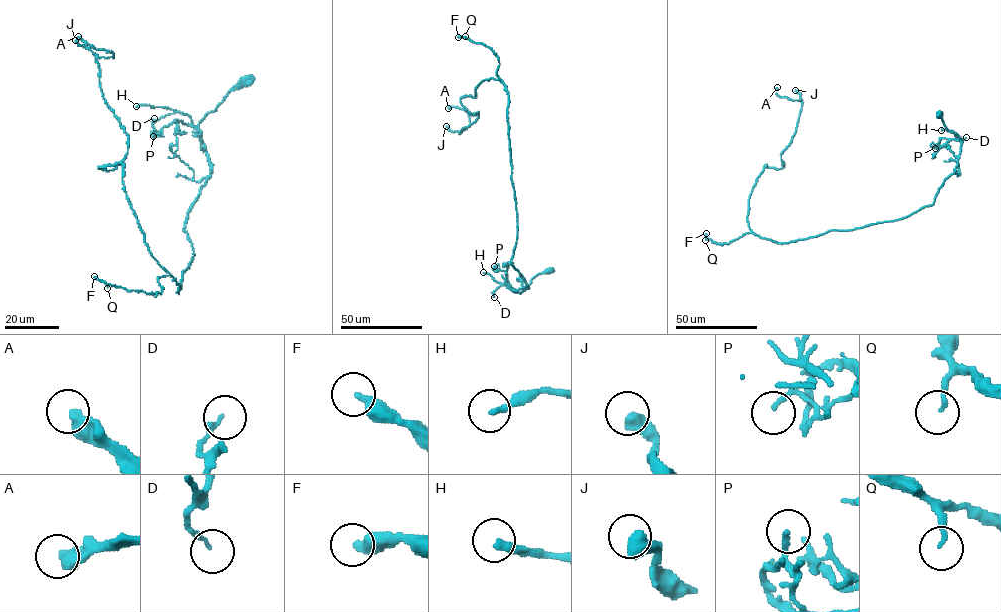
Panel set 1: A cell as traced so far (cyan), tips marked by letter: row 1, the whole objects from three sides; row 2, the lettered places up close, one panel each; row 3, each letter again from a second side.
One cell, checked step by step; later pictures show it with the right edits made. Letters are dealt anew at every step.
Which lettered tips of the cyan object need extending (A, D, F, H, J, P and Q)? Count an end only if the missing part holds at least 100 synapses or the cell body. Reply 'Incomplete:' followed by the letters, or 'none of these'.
Incomplete: F

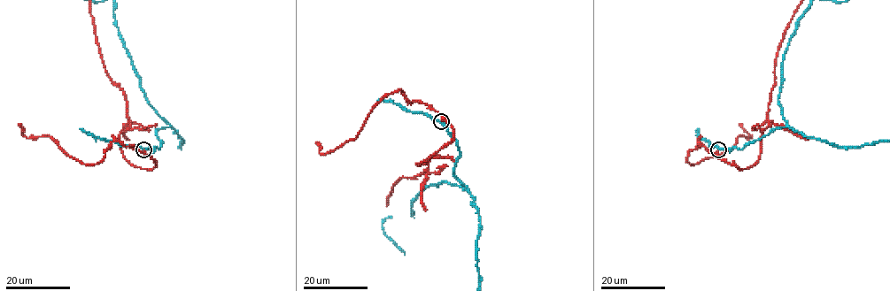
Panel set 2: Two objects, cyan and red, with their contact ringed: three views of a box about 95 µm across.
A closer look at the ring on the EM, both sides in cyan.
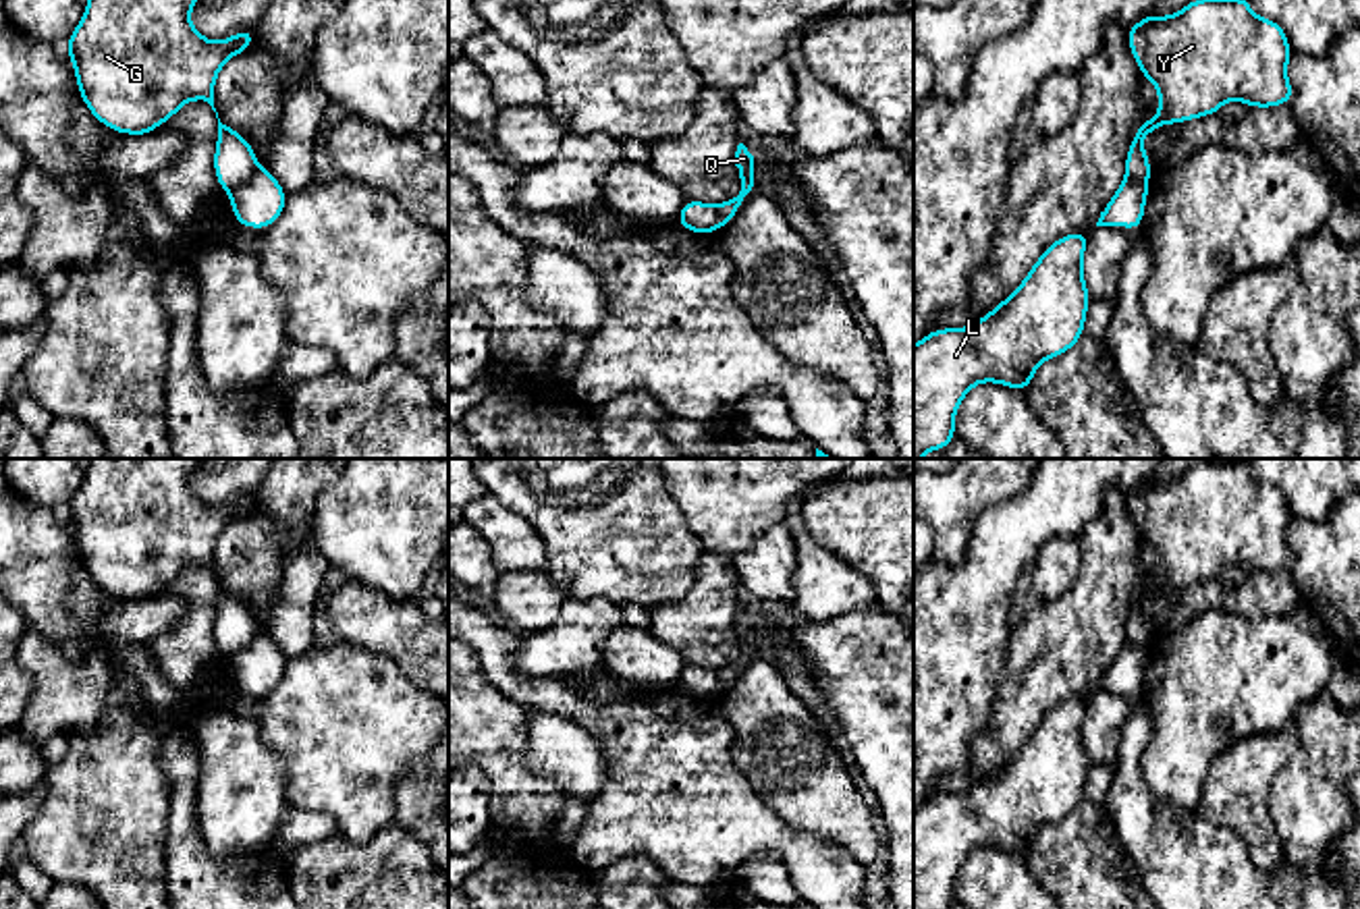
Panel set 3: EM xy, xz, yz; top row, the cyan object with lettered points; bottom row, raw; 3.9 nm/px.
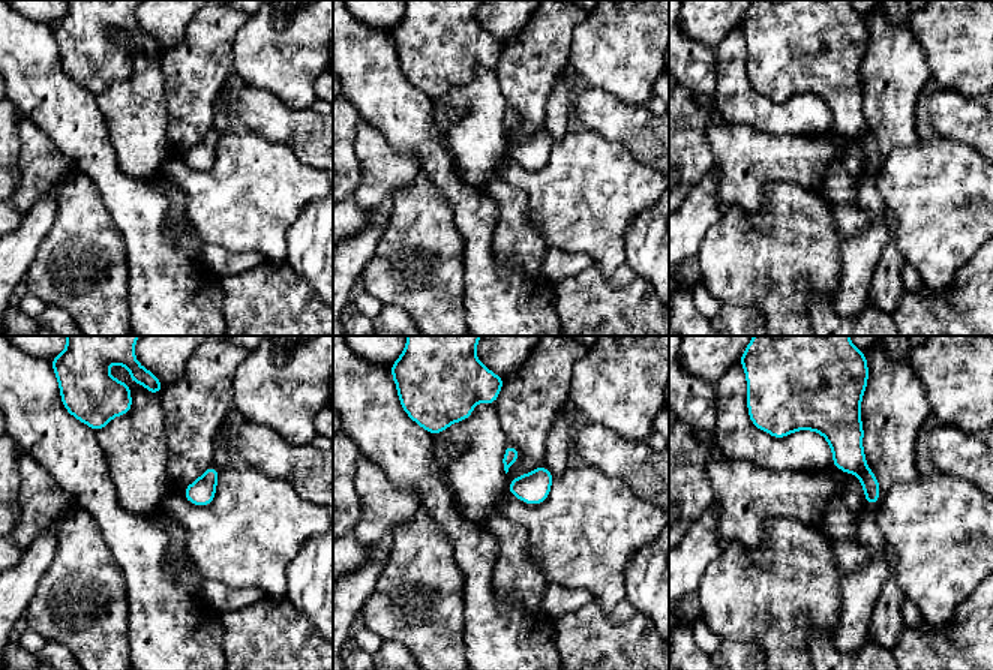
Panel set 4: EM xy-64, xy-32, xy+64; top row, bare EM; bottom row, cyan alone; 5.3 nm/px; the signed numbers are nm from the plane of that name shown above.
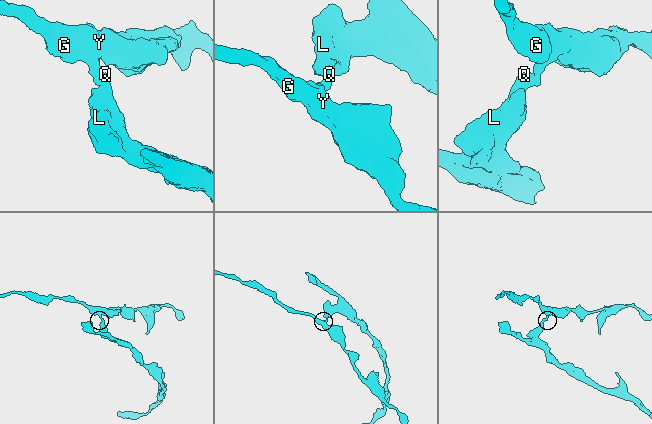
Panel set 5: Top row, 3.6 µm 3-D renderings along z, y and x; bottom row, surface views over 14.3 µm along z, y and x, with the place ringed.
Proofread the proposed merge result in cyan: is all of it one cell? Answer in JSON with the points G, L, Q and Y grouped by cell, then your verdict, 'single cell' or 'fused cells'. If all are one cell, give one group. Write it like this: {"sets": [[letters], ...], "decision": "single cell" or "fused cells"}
{"sets": [["G", "Y"], ["L", "Q"]], "decision": "fused cells"}

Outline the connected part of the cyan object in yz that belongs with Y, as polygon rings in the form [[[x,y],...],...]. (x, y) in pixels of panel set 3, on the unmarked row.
[[[1248,461],[1196,463],[1171,481],[1148,479],[1127,492],[1127,511],[1159,554],[1159,579],[1132,600],[1125,639],[1150,645],[1142,604],[1163,589],[1217,579],[1229,564],[1252,573],[1291,569],[1291,513],[1277,486],[1256,481]]]

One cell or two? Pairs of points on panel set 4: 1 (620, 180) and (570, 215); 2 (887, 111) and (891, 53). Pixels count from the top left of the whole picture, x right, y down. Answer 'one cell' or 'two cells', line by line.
1: one cell
2: one cell

